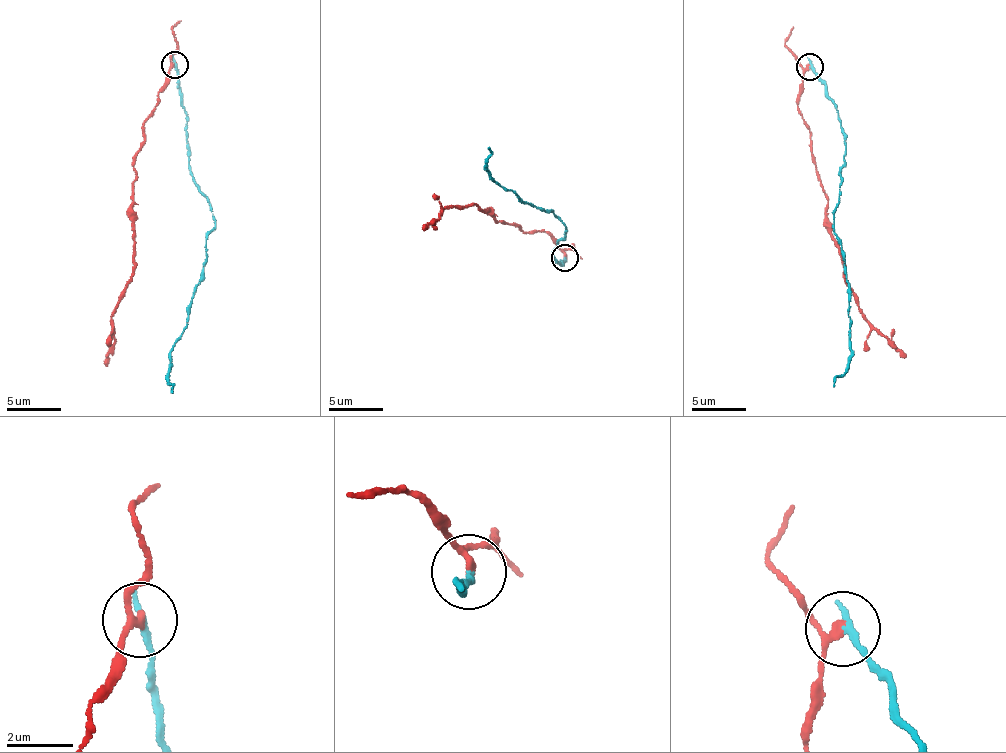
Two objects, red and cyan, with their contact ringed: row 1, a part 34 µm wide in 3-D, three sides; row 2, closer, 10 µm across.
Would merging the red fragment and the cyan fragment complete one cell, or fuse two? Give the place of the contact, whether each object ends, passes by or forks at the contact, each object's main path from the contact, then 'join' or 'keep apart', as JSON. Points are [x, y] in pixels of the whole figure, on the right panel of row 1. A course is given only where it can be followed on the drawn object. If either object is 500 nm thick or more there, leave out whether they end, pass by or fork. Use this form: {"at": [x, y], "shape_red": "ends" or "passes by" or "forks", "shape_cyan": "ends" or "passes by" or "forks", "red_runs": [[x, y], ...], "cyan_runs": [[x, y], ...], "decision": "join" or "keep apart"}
{"at": [809, 67], "shape_red": "passes by", "shape_cyan": "ends", "red_runs": [[810, 66], [803, 76], [800, 115], [827, 196], [827, 231], [841, 256], [844, 281], [867, 319], [905, 357]], "cyan_runs": [[810, 66], [835, 106], [846, 146], [834, 235], [849, 284], [850, 339], [848, 371], [835, 379], [833, 387]], "decision": "keep apart"}

